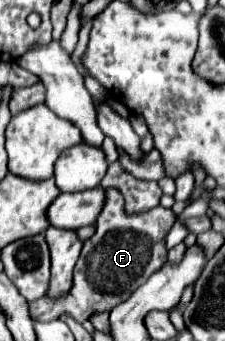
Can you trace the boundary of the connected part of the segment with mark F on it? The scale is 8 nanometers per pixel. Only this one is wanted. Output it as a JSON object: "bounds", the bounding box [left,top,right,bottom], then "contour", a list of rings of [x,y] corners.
{"bounds":[29,190,177,322],"contour":[[[107,190],[107,204],[99,214],[95,234],[83,242],[81,256],[75,264],[73,288],[63,300],[35,300],[29,304],[33,320],[51,322],[61,314],[73,316],[77,322],[89,320],[93,314],[109,312],[119,302],[127,300],[147,278],[157,272],[167,262],[165,236],[175,224],[177,216],[163,206],[157,206],[149,212],[127,214],[123,206],[123,196],[115,190]]]}

